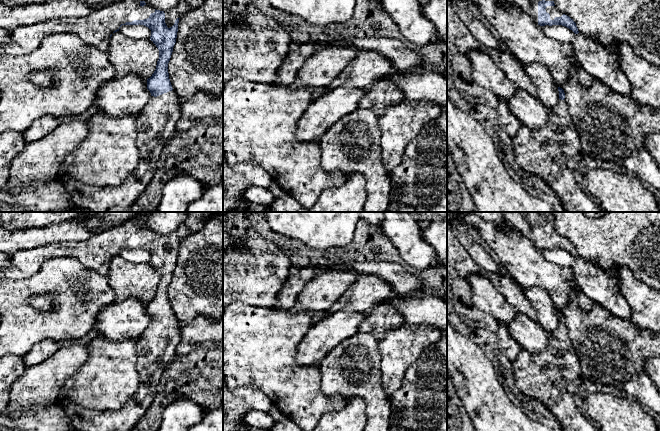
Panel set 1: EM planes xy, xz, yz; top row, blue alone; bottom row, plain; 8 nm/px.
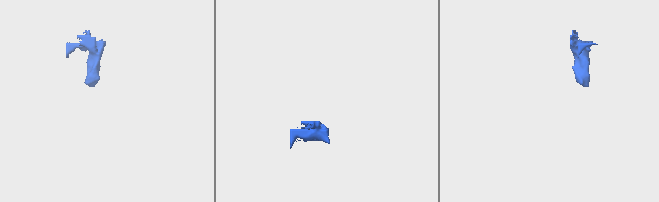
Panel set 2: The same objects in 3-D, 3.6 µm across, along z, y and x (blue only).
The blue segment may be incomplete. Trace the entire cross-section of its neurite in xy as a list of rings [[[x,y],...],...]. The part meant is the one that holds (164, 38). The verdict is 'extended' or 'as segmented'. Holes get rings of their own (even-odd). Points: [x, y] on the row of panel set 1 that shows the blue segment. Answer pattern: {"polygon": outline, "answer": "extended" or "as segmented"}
{"polygon": [[[121,0],[98,8],[86,17],[50,19],[30,26],[19,26],[10,32],[10,40],[0,45],[0,57],[6,55],[20,56],[35,51],[48,35],[72,33],[81,37],[86,43],[105,51],[108,50],[112,34],[119,31],[122,25],[140,24],[151,30],[150,40],[159,50],[159,59],[154,73],[147,79],[147,89],[150,91],[151,97],[137,113],[135,144],[140,160],[134,171],[117,186],[97,188],[76,180],[57,179],[65,187],[74,206],[92,212],[126,212],[150,184],[162,150],[174,136],[176,123],[181,118],[180,101],[173,91],[168,73],[168,63],[176,43],[179,19],[182,15],[200,7],[204,1],[181,0],[173,9],[160,11],[148,6],[143,0]]], "answer": "extended"}

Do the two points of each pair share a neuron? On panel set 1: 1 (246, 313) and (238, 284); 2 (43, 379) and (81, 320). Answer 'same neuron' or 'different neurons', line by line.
1: different neurons
2: different neurons

